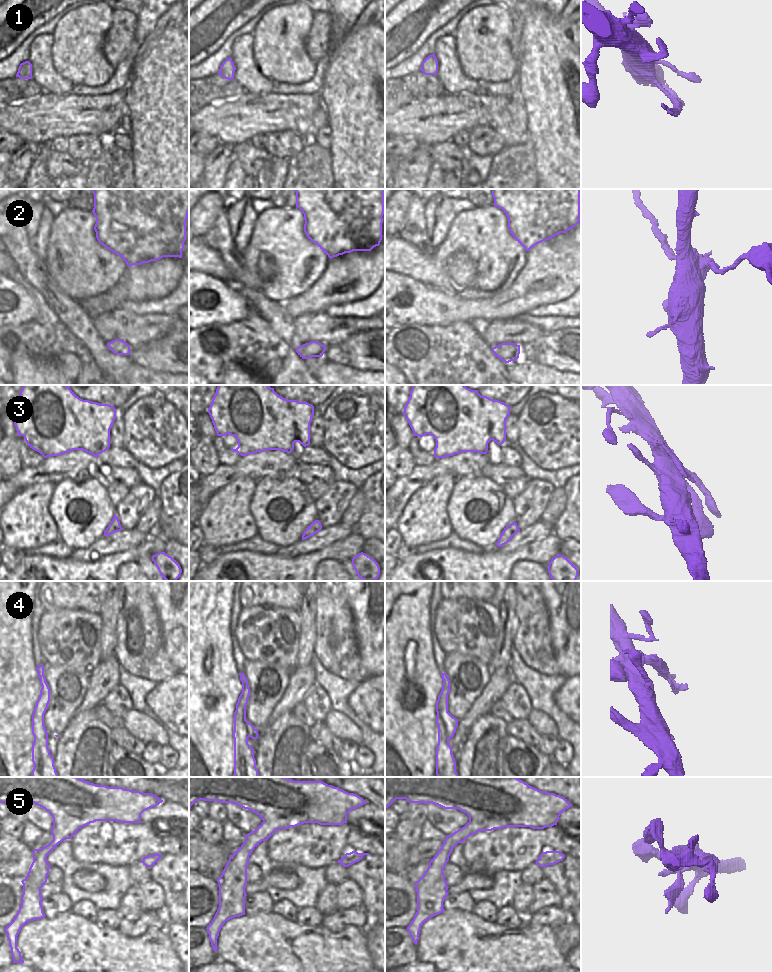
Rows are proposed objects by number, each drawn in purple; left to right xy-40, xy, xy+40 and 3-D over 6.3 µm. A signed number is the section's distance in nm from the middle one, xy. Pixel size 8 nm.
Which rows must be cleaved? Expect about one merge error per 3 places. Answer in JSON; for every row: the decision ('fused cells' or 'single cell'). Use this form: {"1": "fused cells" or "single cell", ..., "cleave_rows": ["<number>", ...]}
{"1": "fused cells", "2": "fused cells", "3": "single cell", "4": "single cell", "5": "single cell", "cleave_rows": ["1", "2"]}

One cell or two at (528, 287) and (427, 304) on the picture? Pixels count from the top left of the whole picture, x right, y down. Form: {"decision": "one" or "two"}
{"decision": "one"}

